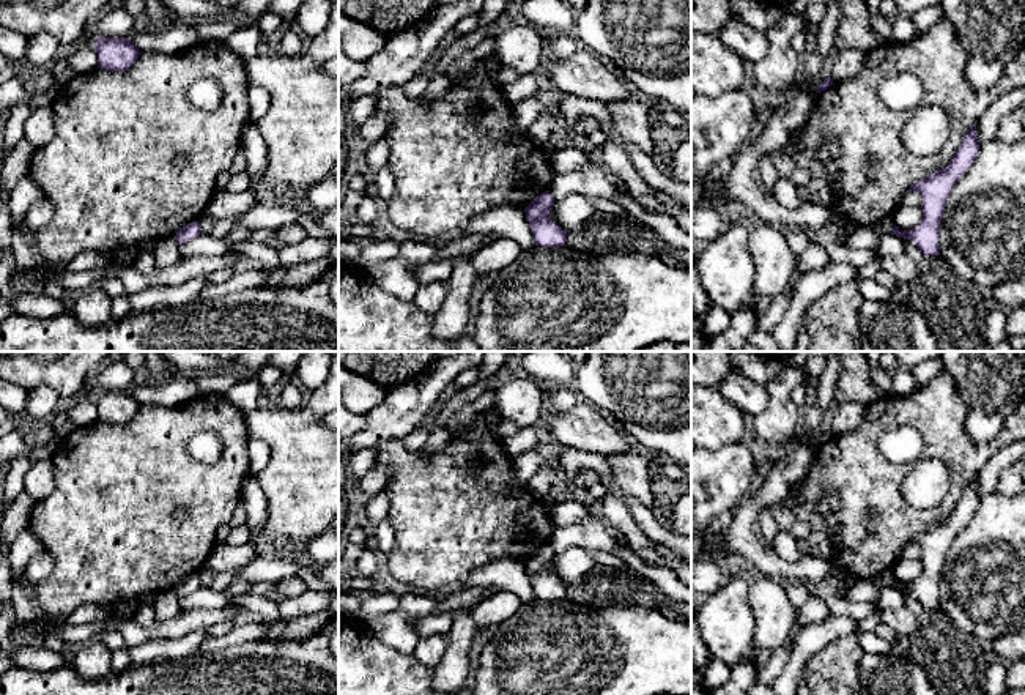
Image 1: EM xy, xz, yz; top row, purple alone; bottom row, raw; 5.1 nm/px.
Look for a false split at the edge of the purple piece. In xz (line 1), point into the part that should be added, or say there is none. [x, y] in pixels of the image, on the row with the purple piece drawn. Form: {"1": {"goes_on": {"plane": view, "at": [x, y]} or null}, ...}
{"1": {"goes_on": null}}

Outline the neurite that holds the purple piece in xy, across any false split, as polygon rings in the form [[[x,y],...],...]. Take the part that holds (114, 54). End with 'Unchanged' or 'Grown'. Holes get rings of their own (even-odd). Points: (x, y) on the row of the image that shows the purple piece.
[[[98,38],[94,39],[98,68],[105,71],[128,71],[139,58],[140,50],[129,38]]]. Unchanged

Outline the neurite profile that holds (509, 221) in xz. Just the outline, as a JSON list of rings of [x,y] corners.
[[[502,205],[472,219],[461,236],[501,235],[513,240],[521,249],[535,244],[524,208],[516,205]]]

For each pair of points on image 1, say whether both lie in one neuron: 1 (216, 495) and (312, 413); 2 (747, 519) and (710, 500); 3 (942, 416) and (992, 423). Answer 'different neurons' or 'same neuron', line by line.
1: different neurons
2: different neurons
3: different neurons

